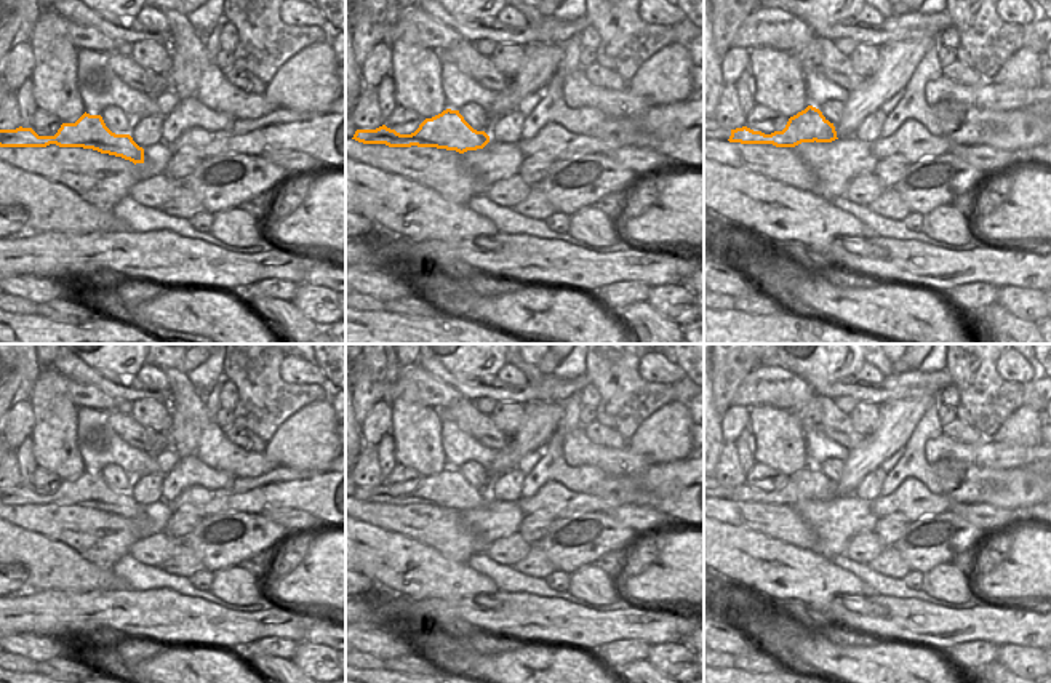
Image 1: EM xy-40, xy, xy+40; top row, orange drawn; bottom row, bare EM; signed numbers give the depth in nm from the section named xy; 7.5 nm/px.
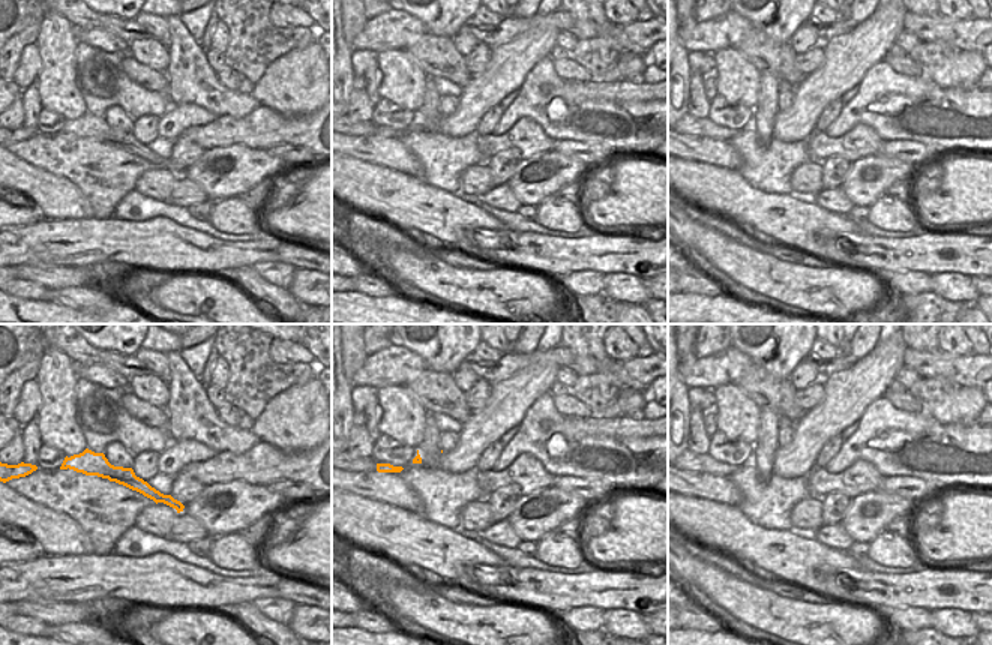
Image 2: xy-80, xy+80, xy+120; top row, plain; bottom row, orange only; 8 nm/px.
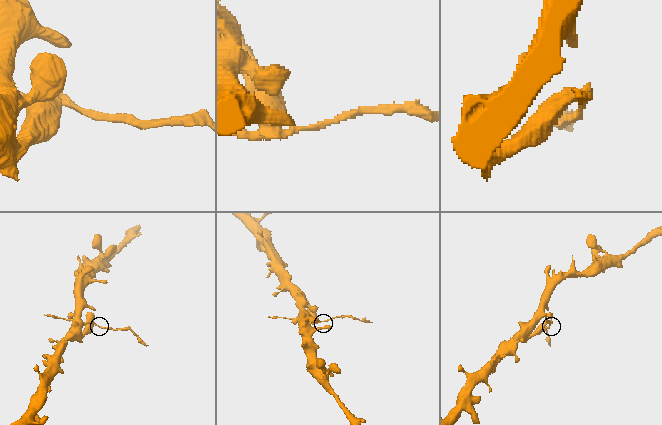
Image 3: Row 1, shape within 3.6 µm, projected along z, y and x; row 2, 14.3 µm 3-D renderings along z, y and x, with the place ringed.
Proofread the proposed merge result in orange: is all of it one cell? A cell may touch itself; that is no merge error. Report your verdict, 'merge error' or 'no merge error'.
merge error

